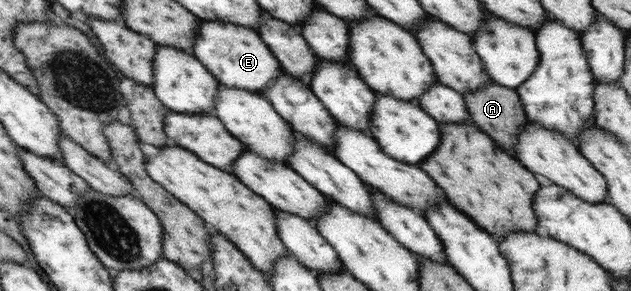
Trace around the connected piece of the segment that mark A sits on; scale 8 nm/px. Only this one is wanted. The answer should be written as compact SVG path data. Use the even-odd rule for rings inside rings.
M490 80L483 88L465 93L463 98L469 111L470 121L476 123L484 133L488 133L492 137L497 146L500 145L501 148L504 148L514 157L519 129L521 125L527 122L527 117L516 89L496 85Z

